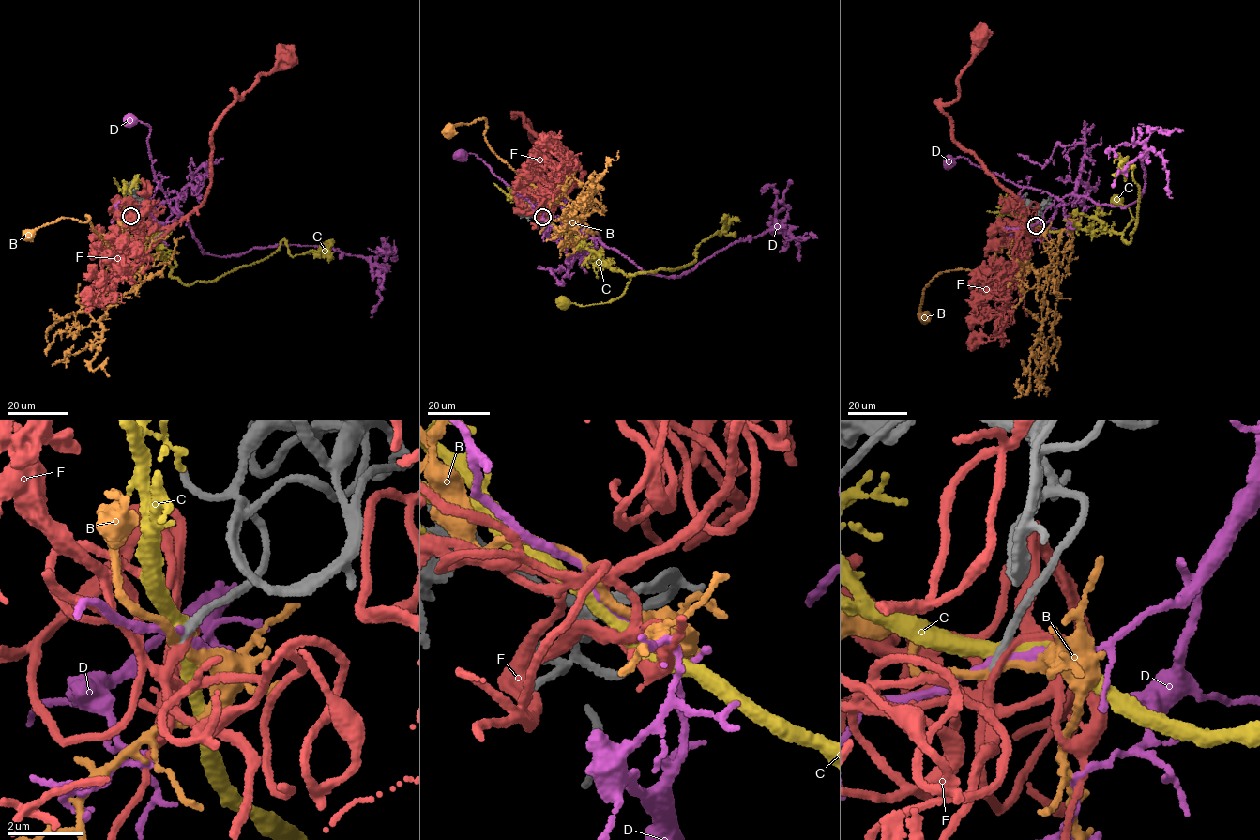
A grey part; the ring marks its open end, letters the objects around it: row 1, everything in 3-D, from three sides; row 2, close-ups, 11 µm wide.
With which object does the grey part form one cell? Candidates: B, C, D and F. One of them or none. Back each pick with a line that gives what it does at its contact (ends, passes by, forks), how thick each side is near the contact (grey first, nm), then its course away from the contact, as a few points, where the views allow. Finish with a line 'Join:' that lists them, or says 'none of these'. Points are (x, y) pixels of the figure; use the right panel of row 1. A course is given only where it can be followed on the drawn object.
F: it passes by | 240/190 nm | via (1037, 225), (1029, 243), (1023, 207), (958, 144), (941, 107), (958, 98), (958, 77), (979, 36)
Join: F

